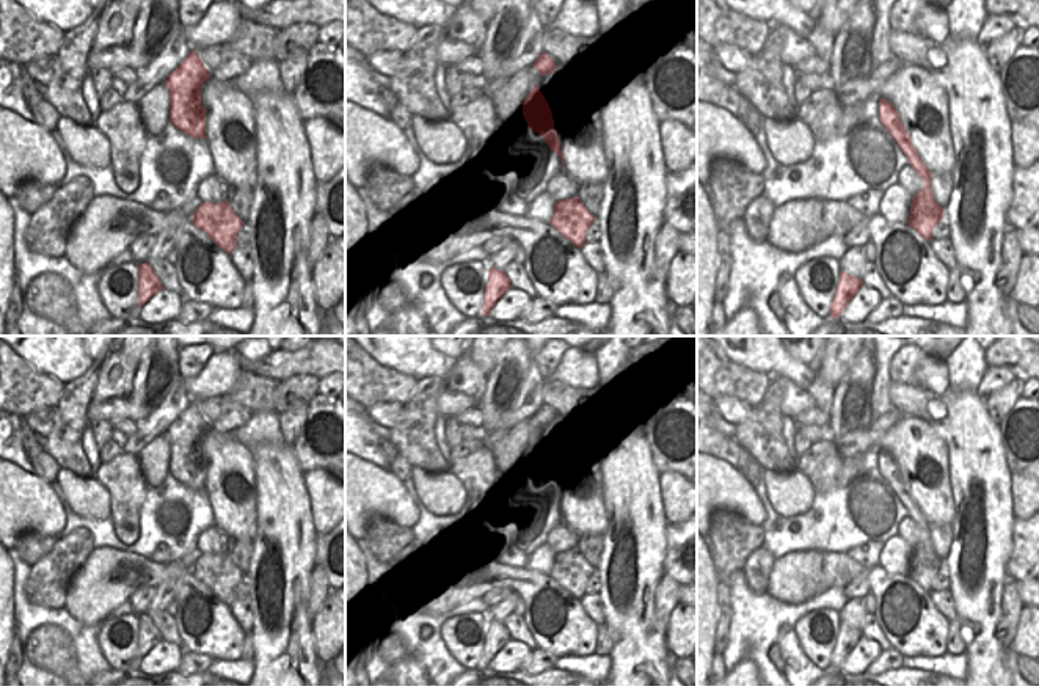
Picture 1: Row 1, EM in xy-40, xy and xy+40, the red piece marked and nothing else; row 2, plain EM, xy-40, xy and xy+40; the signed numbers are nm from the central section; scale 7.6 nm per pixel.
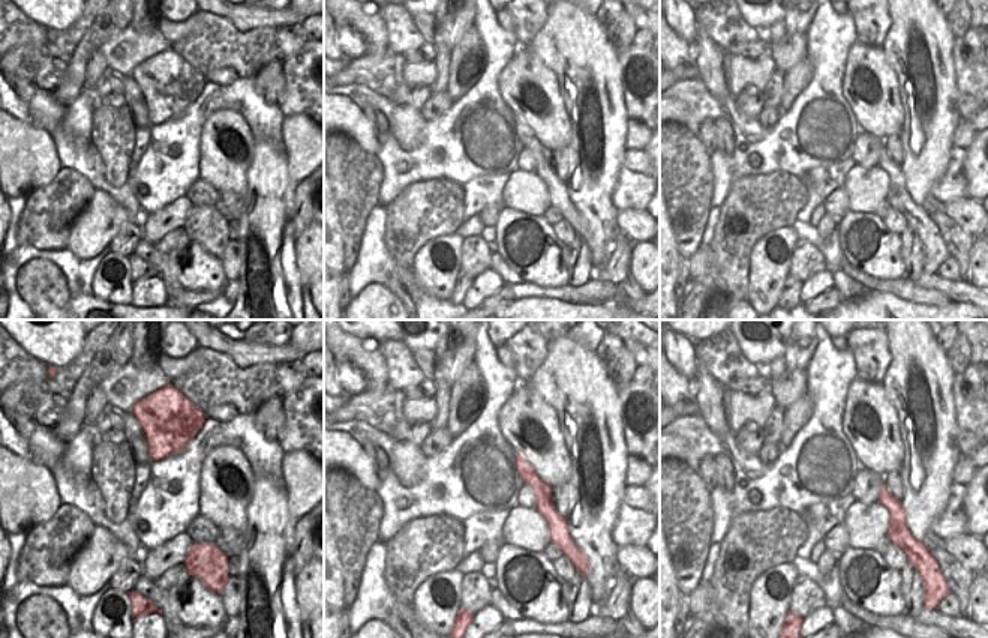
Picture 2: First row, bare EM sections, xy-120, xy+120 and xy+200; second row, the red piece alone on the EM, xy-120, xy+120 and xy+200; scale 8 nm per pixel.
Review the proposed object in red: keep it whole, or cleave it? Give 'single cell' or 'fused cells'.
fused cells

